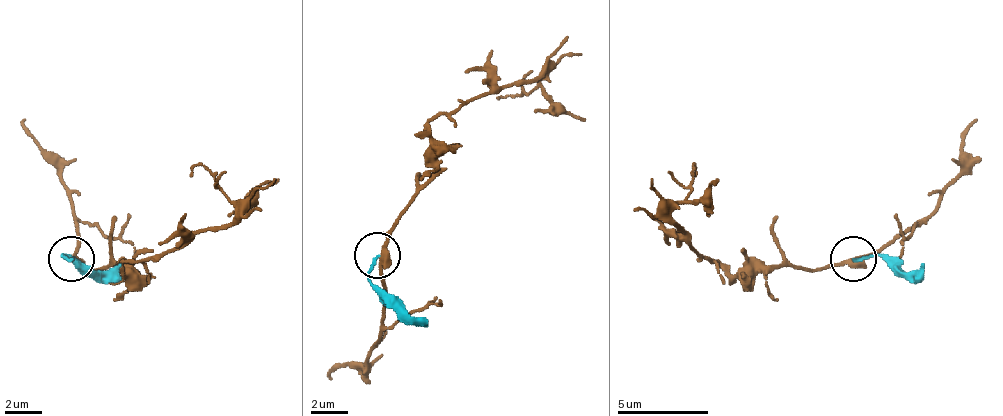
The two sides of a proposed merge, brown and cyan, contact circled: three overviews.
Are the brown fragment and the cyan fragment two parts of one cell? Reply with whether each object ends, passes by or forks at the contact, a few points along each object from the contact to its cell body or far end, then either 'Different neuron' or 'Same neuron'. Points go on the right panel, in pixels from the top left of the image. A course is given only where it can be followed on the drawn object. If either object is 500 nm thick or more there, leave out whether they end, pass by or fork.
At the ring brown passes by. At the ring cyan ends. Course of brown: (854, 258), (813, 271), (721, 267), (671, 221), (676, 207), (689, 189), (694, 166), (698, 175). Course of cyan: (854, 258), (877, 258), (900, 271), (918, 271), (922, 262). Different neuron

